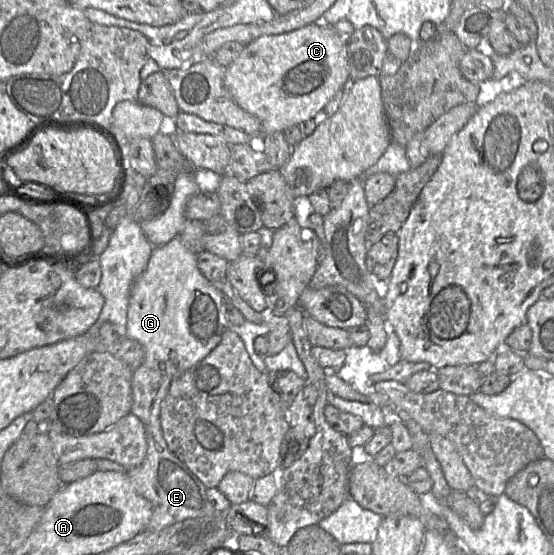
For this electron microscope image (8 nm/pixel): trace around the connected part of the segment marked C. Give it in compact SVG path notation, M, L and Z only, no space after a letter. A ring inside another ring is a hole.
M323 21L283 34L260 36L247 43L241 54L226 67L225 86L243 110L259 119L263 135L283 132L292 125L299 125L315 117L338 91L349 85L347 39Z

